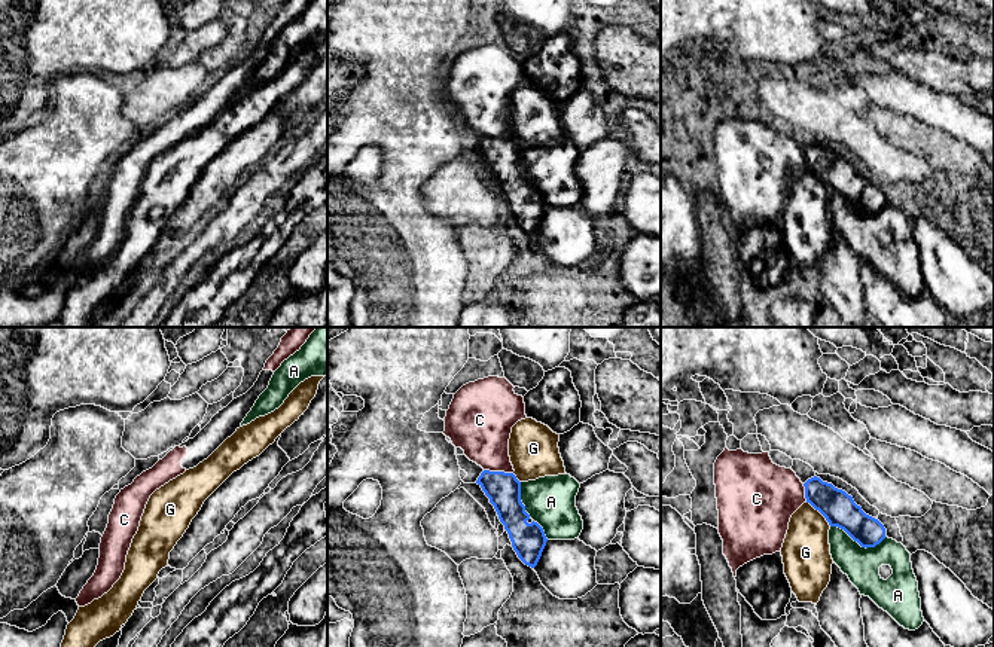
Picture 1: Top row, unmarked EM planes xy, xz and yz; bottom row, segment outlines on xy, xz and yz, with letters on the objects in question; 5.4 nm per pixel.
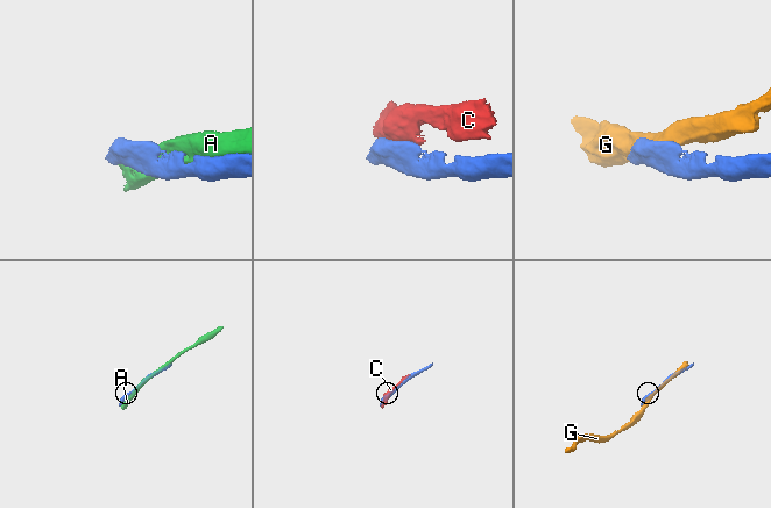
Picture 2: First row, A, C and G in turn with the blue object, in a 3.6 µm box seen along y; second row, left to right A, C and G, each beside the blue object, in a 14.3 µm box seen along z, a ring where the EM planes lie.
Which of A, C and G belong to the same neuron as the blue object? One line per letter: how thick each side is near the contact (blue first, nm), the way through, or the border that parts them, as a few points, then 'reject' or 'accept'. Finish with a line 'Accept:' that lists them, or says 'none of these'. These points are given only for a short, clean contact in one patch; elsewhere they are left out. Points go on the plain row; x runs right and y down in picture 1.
A: calibres 180 and 190 nm; reject
C: calibres 190 and 300 nm; reject
G: calibres 180 and 260 nm; reject
Accept: none of these

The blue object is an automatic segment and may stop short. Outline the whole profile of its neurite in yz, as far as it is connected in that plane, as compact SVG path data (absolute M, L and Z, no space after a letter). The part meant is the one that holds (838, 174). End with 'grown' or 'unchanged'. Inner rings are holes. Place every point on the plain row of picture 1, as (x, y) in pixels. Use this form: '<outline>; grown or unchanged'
M814 143L805 150L805 165L830 193L844 196L862 214L875 214L885 205L884 192L866 181L851 162Z; unchanged

